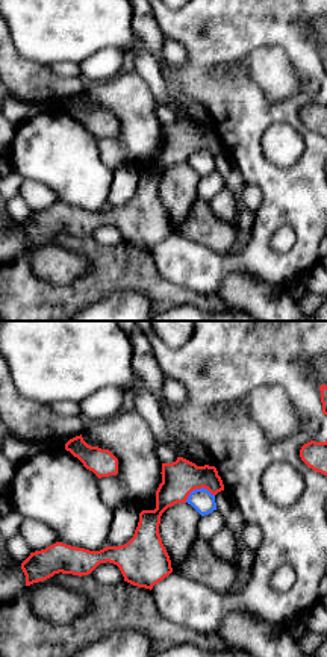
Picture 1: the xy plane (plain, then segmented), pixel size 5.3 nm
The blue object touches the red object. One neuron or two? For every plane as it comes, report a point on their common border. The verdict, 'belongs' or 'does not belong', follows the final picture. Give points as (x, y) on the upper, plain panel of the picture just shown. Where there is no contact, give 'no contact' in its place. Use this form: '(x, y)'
(197, 150)

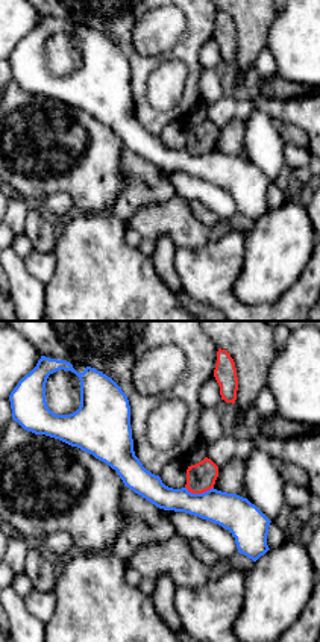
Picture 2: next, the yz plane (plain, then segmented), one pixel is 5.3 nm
(199, 155)

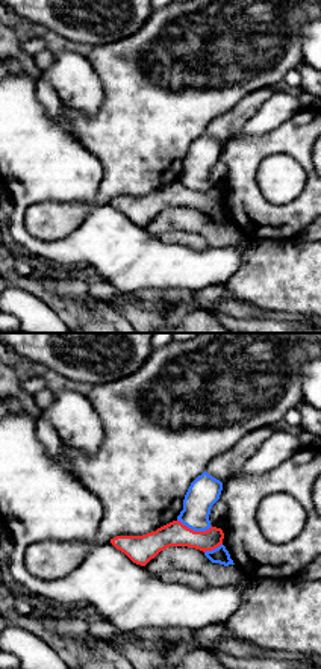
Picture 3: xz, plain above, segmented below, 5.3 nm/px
(194, 191)

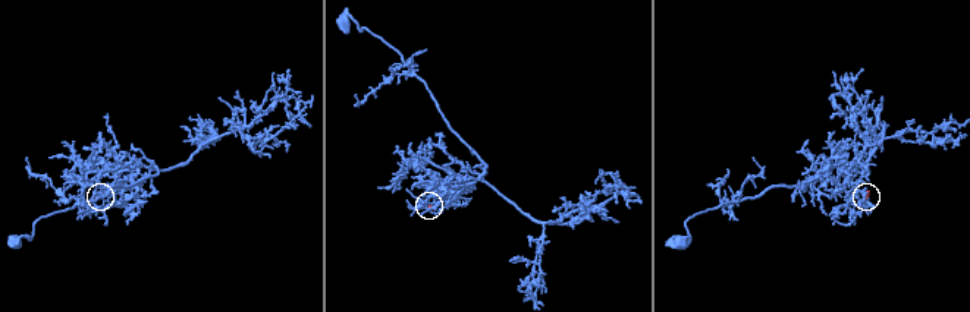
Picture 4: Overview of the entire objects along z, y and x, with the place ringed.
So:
does not belong

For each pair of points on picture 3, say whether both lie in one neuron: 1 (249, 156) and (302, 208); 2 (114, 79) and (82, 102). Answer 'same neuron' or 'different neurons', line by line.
1: same neuron
2: different neurons

